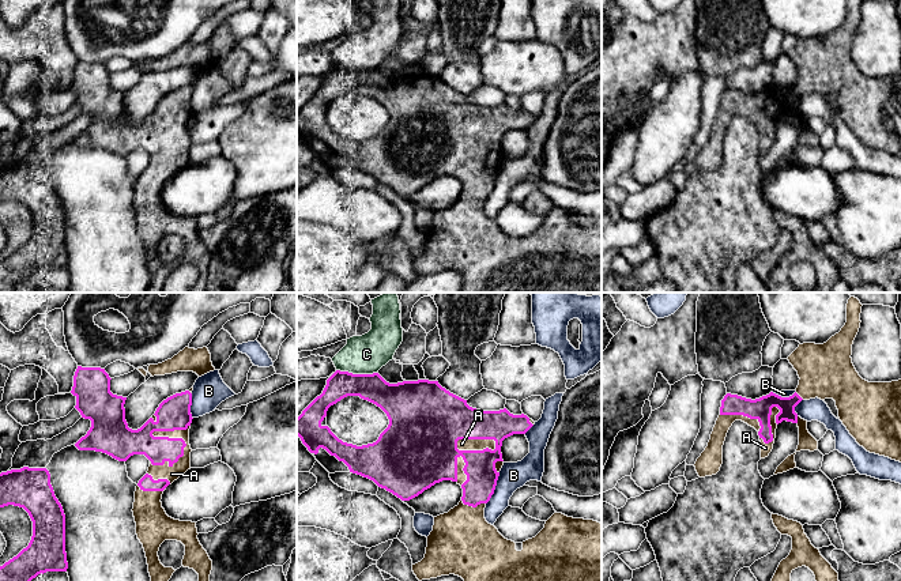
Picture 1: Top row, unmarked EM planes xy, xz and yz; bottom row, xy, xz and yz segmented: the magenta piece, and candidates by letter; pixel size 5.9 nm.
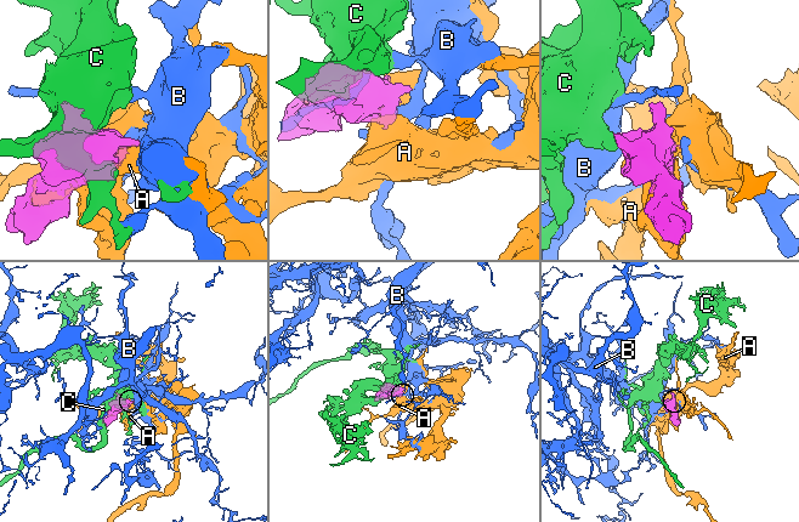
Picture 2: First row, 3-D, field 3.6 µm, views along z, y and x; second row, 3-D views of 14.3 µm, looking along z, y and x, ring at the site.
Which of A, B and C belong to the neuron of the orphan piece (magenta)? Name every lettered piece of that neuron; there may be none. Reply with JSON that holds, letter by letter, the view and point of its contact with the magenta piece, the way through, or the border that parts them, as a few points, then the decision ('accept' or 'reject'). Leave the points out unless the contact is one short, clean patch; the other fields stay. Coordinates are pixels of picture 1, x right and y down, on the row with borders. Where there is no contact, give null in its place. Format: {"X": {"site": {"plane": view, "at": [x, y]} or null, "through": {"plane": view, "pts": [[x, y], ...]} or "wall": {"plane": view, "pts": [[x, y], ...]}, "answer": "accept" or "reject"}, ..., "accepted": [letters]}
{"A": {"site": {"plane": "xy", "at": [172, 438]}, "answer": "accept"}, "B": {"site": {"plane": "xz", "at": [494, 489]}, "answer": "reject"}, "C": {"site": {"plane": "xz", "at": [357, 374]}, "answer": "reject"}, "accepted": ["A"]}

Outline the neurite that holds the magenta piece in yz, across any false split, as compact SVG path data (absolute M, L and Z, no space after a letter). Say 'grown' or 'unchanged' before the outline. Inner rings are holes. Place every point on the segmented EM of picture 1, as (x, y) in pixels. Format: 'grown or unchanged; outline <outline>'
grown; outline M851 297L847 303L847 322L838 333L823 344L803 343L787 358L799 376L796 392L781 397L773 392L751 400L727 393L721 400L720 415L716 420L708 446L697 459L694 467L700 478L716 475L723 464L723 445L727 433L735 420L742 420L758 431L761 441L761 459L773 449L777 425L783 420L796 423L799 427L799 445L796 452L818 449L818 441L808 433L807 420L802 419L795 407L802 400L833 399L838 418L856 442L867 452L889 457L901 463L901 380L891 382L868 382L863 380L852 363L852 344L860 328L862 303Z

